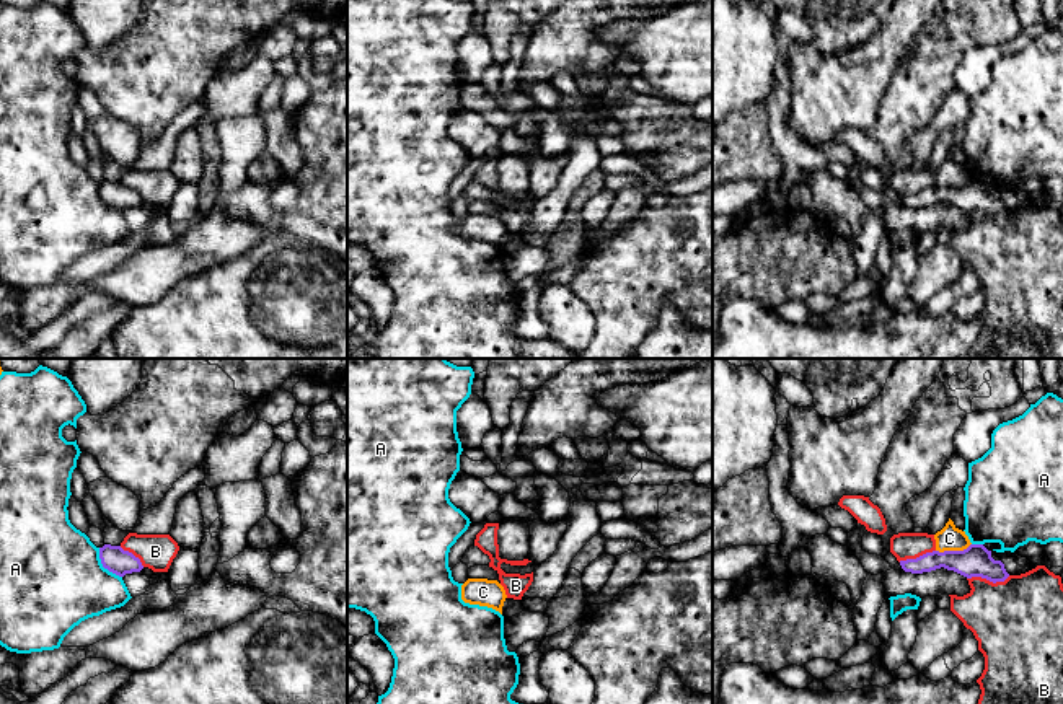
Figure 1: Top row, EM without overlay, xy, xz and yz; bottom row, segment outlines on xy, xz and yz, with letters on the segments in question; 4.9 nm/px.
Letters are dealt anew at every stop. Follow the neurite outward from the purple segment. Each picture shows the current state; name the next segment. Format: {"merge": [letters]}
{"merge": []}

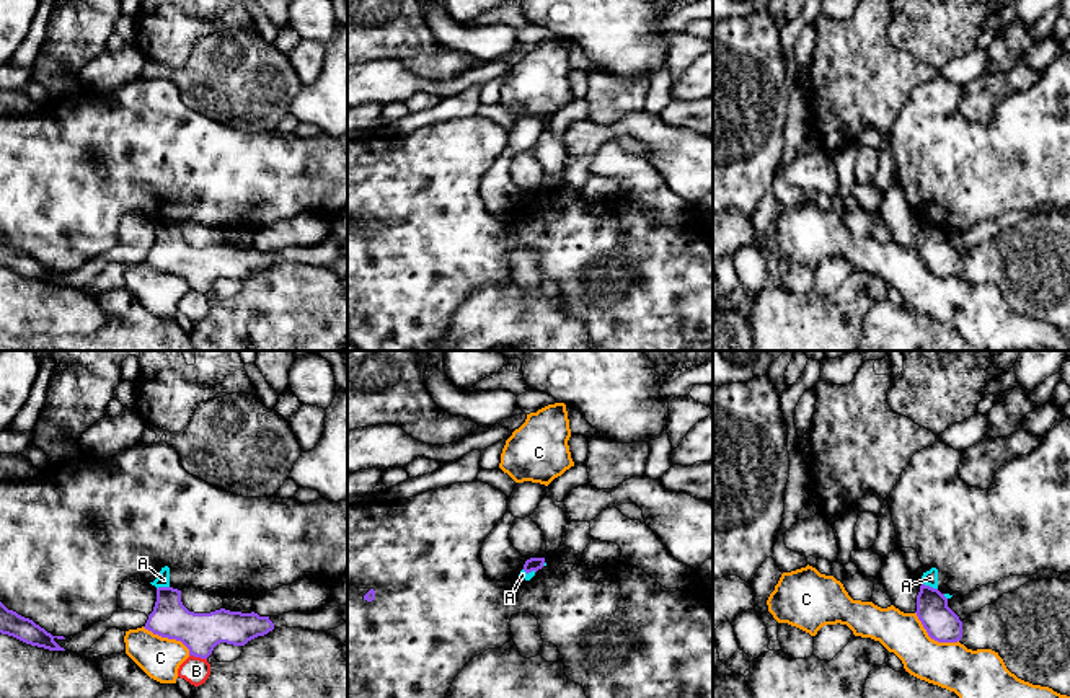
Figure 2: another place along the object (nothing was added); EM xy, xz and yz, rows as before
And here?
{"merge": []}

